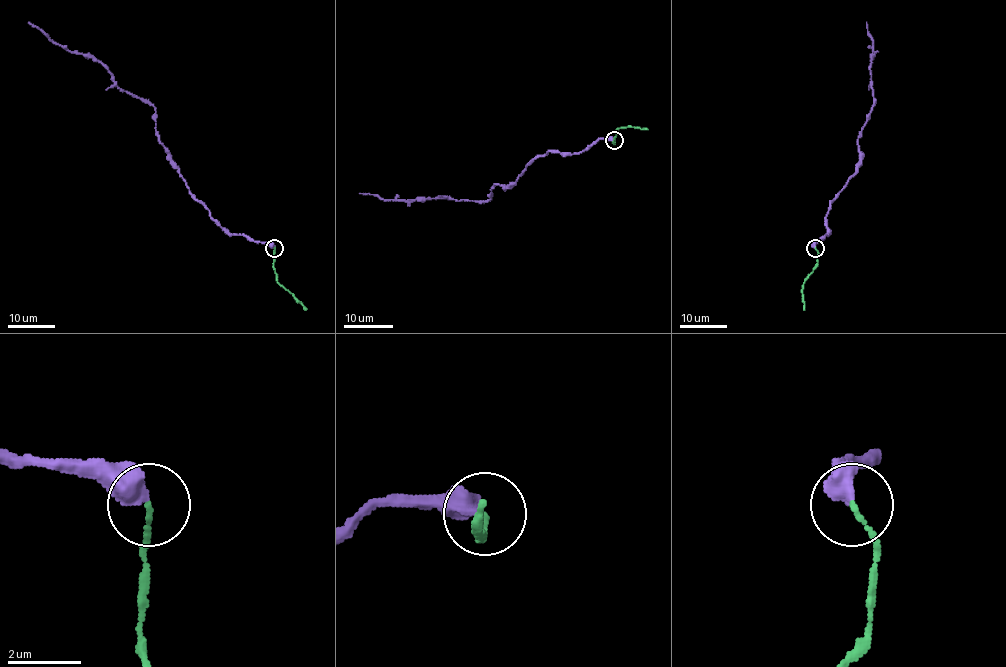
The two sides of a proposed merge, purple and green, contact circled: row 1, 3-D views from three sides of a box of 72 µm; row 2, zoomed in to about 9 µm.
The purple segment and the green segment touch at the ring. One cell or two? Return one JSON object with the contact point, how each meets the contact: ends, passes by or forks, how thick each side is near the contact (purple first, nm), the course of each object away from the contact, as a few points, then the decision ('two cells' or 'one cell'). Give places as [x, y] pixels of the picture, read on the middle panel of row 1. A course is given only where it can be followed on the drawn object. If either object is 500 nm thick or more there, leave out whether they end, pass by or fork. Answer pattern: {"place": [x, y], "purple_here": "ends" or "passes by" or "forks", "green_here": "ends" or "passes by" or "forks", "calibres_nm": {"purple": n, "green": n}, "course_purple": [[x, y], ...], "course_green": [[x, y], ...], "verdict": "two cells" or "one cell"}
{"place": [614, 140], "purple_here": "ends", "green_here": "ends", "calibres_nm": {"purple": 480, "green": 130}, "course_purple": [[613, 140], [597, 139], [581, 151], [537, 156], [515, 182], [495, 185], [487, 201], [380, 199], [359, 193]], "course_green": [[615, 140], [613, 143], [616, 130], [628, 127], [647, 128]], "verdict": "two cells"}

